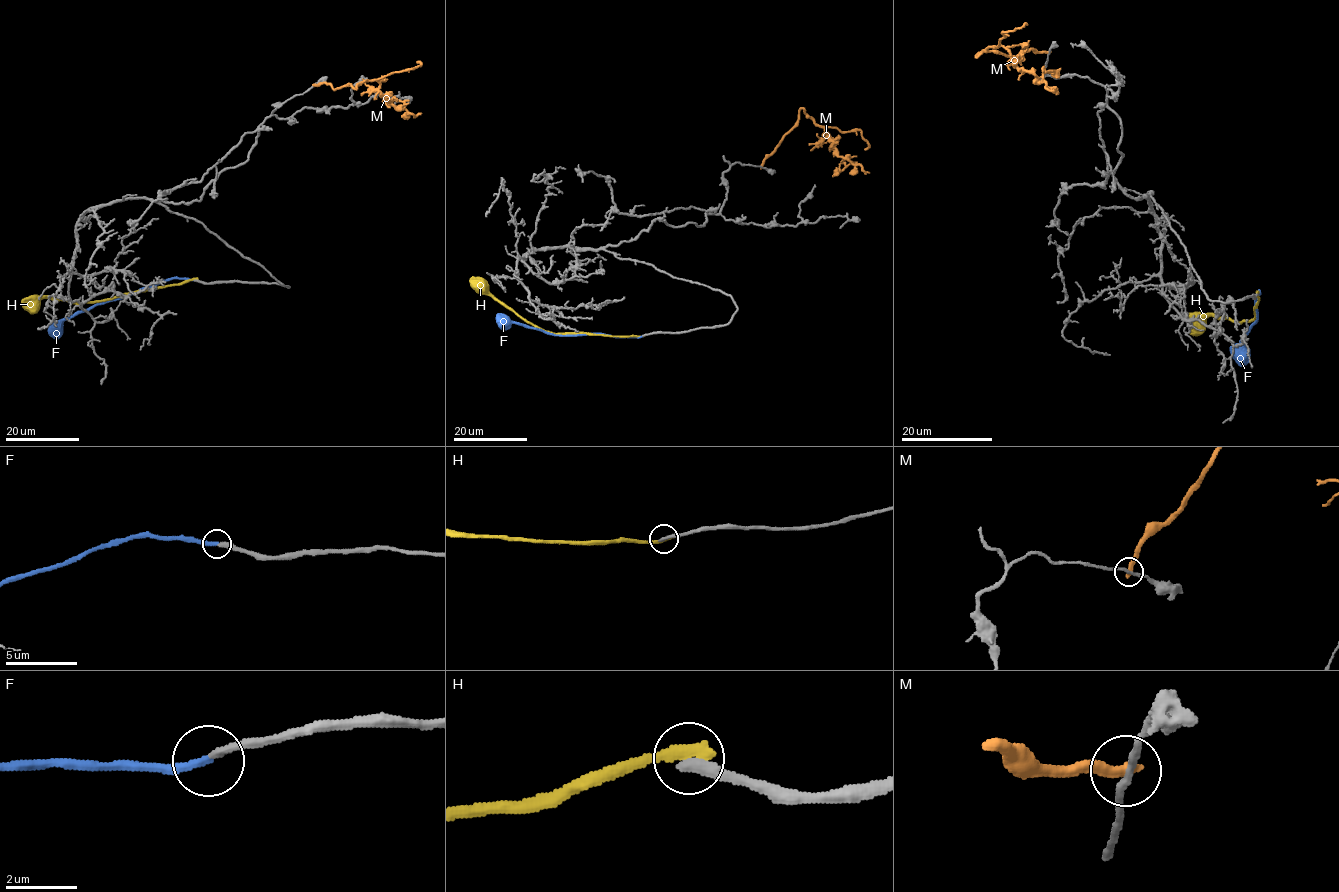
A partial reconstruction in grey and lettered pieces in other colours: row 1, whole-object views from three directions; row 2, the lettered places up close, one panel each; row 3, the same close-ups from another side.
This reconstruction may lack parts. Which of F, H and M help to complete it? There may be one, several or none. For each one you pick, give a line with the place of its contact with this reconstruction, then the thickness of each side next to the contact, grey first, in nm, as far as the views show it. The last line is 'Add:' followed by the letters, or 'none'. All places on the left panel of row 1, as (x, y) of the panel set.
F: Touches grey at (194, 280). Thickness 240 nm (grey) against 280 nm
Add: F

